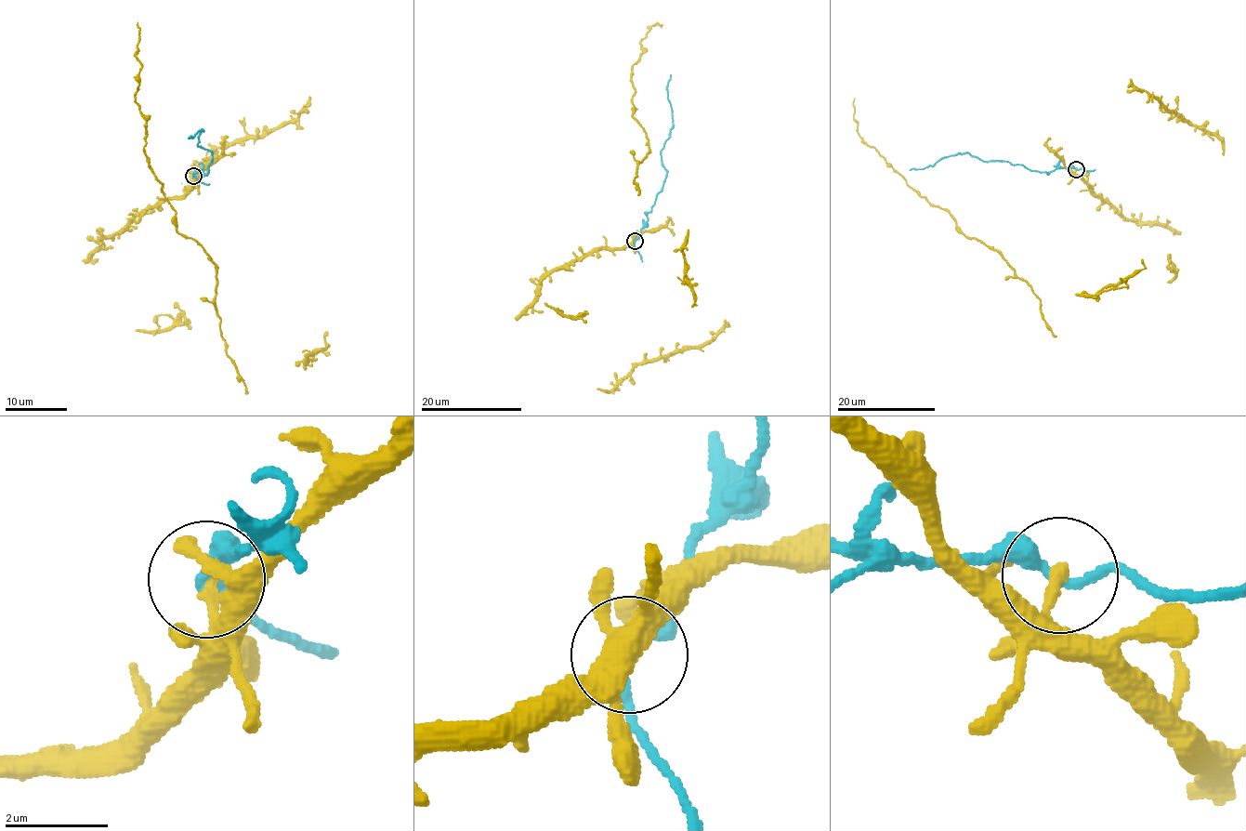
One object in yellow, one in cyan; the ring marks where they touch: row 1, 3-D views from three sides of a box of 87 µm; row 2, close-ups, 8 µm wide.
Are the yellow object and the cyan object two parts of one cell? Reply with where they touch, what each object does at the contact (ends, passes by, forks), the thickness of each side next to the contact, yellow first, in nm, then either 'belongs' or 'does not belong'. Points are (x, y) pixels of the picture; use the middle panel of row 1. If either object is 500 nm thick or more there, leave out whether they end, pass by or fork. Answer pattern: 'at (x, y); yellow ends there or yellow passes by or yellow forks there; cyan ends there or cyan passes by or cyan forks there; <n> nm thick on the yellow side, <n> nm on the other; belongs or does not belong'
at (635, 241); yellow ends there; cyan passes by; 240 nm thick on the yellow side, 260 nm on the other; does not belong

